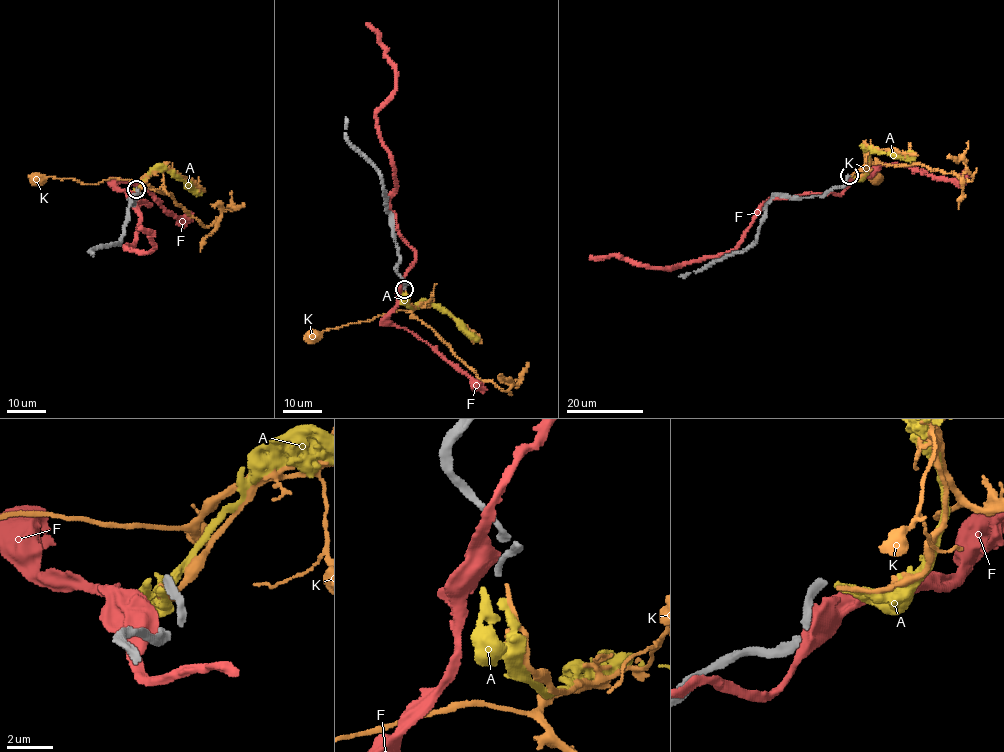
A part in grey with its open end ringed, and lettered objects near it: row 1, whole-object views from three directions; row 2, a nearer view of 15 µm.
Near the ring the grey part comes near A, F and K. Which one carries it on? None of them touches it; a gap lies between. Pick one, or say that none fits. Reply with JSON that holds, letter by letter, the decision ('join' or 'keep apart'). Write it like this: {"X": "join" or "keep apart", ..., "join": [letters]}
{"A": "join", "F": "keep apart", "K": "keep apart", "join": ["A"]}

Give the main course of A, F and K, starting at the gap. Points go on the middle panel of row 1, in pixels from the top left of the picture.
A: (402, 290), (410, 307), (436, 304), (479, 340)
F: (402, 288), (414, 249), (400, 235), (391, 208), (395, 170), (376, 110), (394, 90), (395, 63), (366, 22)
K: (405, 290), (409, 304), (416, 307), (413, 315), (478, 378), (506, 391), (511, 379), (501, 379), (499, 374)

